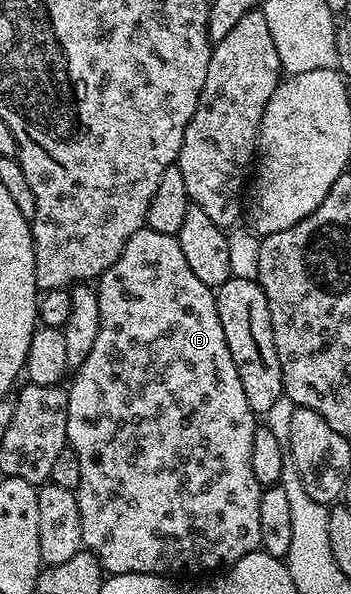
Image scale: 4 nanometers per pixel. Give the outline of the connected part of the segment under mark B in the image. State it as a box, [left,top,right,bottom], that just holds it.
[67,229,261,576]

